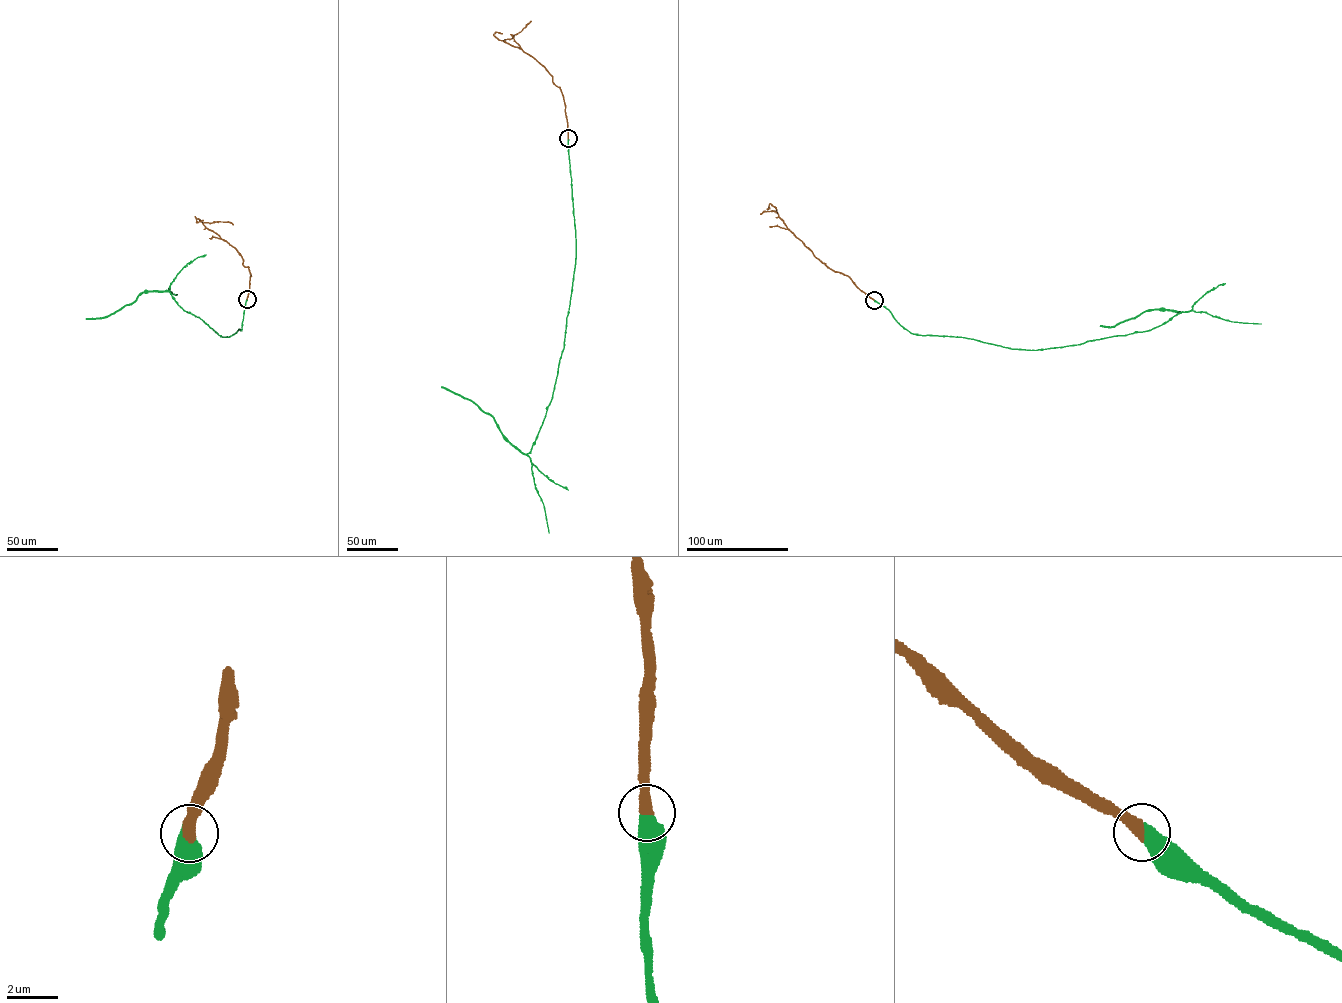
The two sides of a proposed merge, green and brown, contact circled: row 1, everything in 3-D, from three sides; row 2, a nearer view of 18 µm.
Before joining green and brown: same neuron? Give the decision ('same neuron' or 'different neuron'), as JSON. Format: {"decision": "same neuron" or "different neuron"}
{"decision": "same neuron"}

